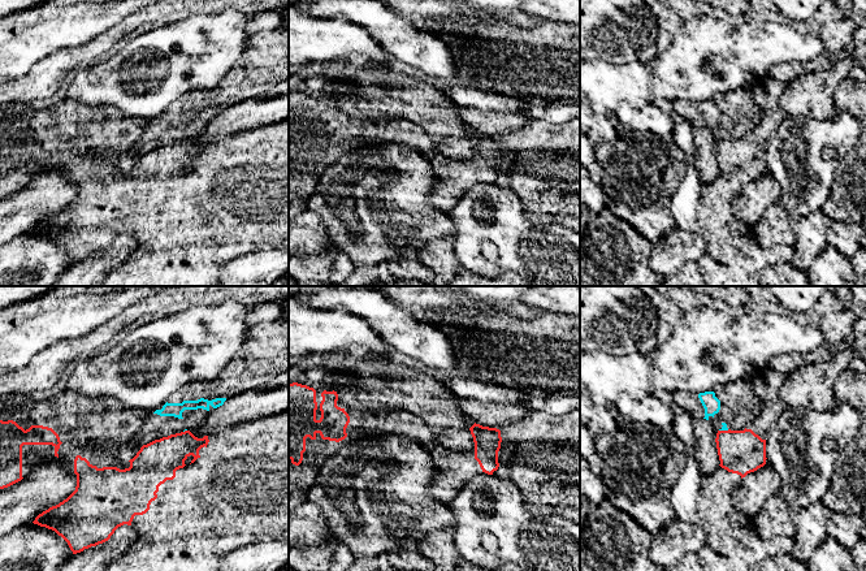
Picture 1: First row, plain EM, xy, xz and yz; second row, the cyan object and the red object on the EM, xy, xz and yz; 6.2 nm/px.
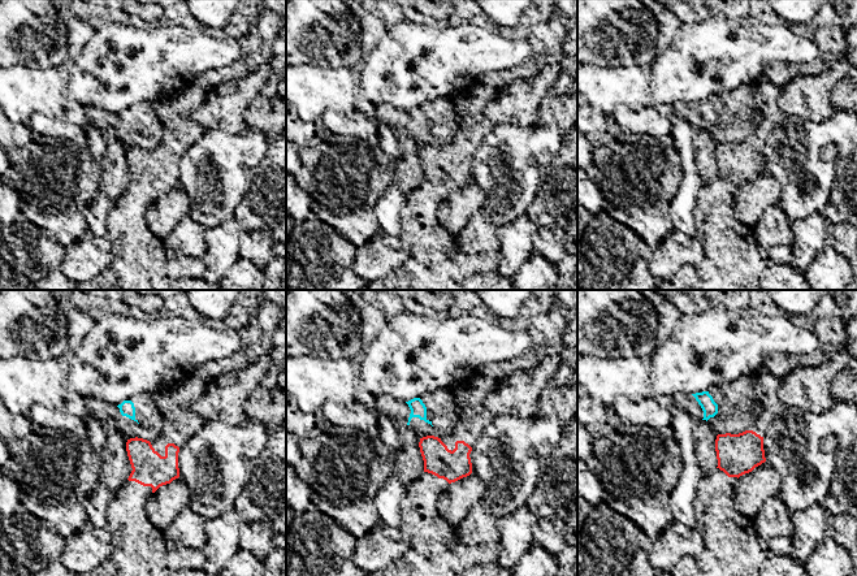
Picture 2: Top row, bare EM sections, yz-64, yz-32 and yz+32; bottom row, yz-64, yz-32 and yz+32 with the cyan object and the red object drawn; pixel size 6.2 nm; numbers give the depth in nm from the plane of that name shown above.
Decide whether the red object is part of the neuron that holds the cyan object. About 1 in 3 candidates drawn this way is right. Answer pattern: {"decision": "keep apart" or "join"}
{"decision": "keep apart"}

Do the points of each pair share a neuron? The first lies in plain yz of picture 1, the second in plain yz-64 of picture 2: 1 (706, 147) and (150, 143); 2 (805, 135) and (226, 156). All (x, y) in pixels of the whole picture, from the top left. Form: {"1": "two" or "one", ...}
{"1": "two", "2": "one"}

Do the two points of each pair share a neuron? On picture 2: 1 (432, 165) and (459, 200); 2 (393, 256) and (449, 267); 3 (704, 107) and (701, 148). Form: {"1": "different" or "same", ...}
{"1": "different", "2": "different", "3": "different"}

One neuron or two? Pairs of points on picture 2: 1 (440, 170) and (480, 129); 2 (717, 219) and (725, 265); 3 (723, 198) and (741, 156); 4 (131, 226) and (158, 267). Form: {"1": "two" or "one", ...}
{"1": "one", "2": "one", "3": "one", "4": "one"}

